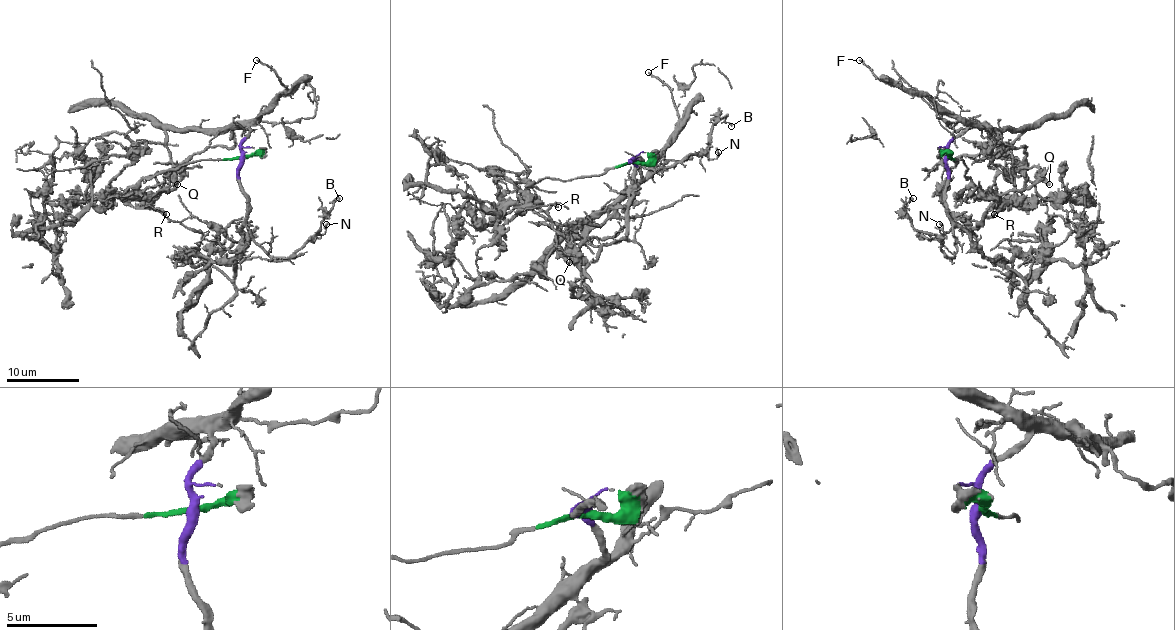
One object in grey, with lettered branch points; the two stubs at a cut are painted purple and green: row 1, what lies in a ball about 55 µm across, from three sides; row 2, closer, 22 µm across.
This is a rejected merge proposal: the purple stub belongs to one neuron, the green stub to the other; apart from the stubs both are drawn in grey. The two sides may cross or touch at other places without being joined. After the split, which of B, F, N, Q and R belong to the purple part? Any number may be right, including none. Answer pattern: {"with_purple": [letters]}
{"with_purple": ["B", "F", "N"]}

